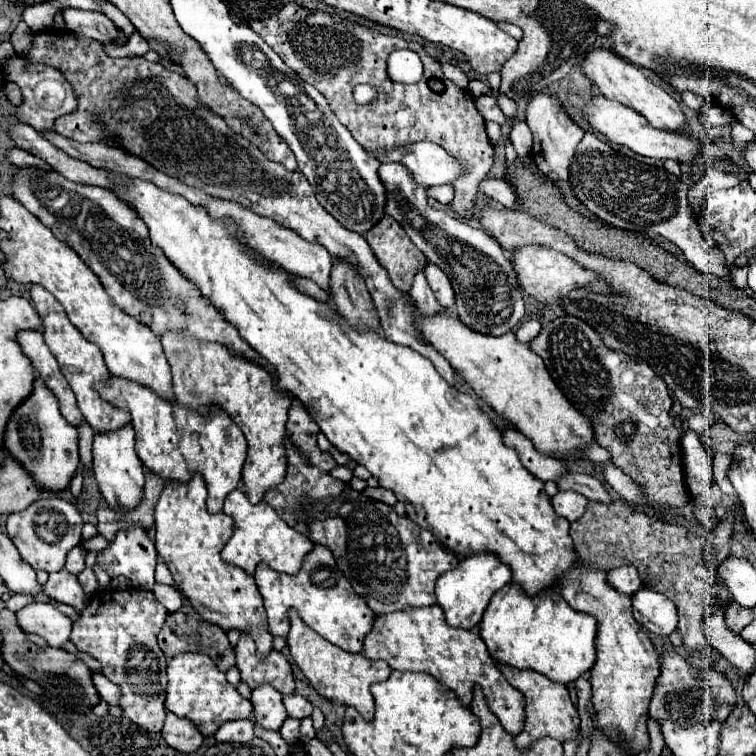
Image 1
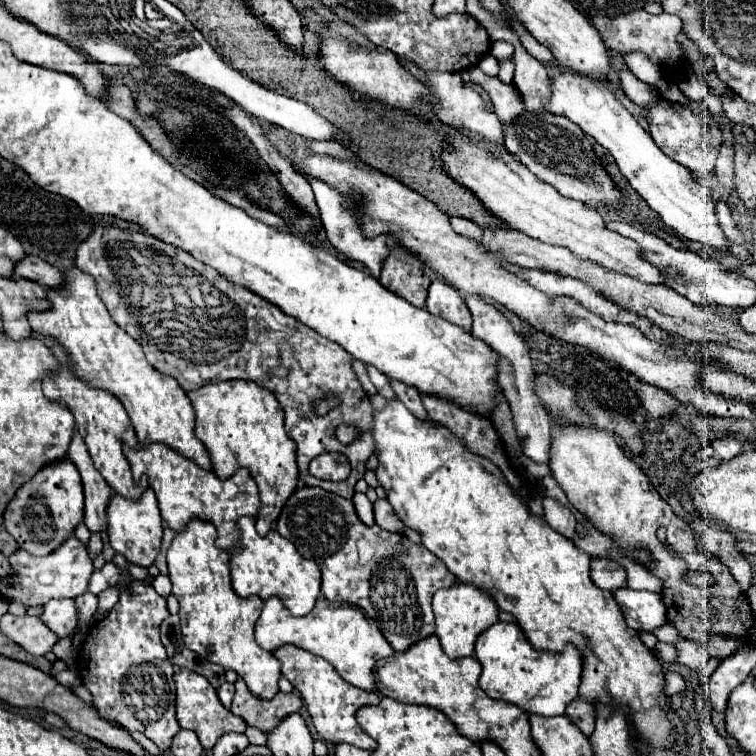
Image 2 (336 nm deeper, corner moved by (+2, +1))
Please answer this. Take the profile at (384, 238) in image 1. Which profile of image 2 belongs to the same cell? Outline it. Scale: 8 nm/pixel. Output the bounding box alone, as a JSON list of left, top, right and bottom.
[379,245,431,307]

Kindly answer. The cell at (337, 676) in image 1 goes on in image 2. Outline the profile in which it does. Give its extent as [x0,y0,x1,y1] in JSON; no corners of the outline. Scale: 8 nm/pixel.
[273,645,379,751]

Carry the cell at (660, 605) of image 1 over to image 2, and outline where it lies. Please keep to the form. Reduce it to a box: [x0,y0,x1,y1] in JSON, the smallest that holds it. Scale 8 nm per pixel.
[613,587,667,631]

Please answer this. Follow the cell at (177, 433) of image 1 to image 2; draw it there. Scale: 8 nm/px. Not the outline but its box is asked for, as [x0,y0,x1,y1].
[123,443,259,553]

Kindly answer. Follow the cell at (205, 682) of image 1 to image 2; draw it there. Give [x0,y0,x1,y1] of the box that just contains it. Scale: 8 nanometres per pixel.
[175,669,247,749]

